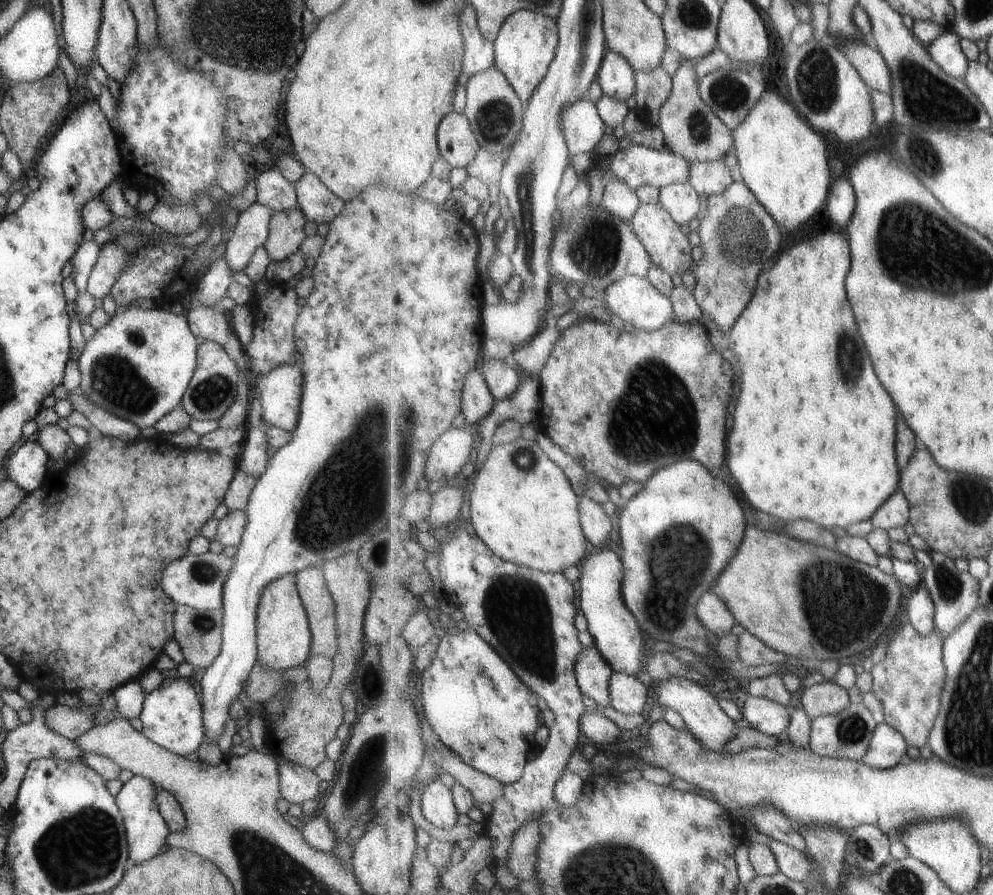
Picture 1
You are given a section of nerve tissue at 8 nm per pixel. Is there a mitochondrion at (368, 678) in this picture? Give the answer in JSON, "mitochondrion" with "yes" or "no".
{"mitochondrion":"yes"}

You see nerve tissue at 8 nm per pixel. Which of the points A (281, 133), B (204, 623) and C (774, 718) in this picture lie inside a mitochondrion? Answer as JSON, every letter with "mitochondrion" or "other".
{"A":"other","B":"mitochondrion","C":"other"}

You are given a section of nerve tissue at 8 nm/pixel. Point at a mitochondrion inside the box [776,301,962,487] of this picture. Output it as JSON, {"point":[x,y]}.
{"point":[848,357]}

